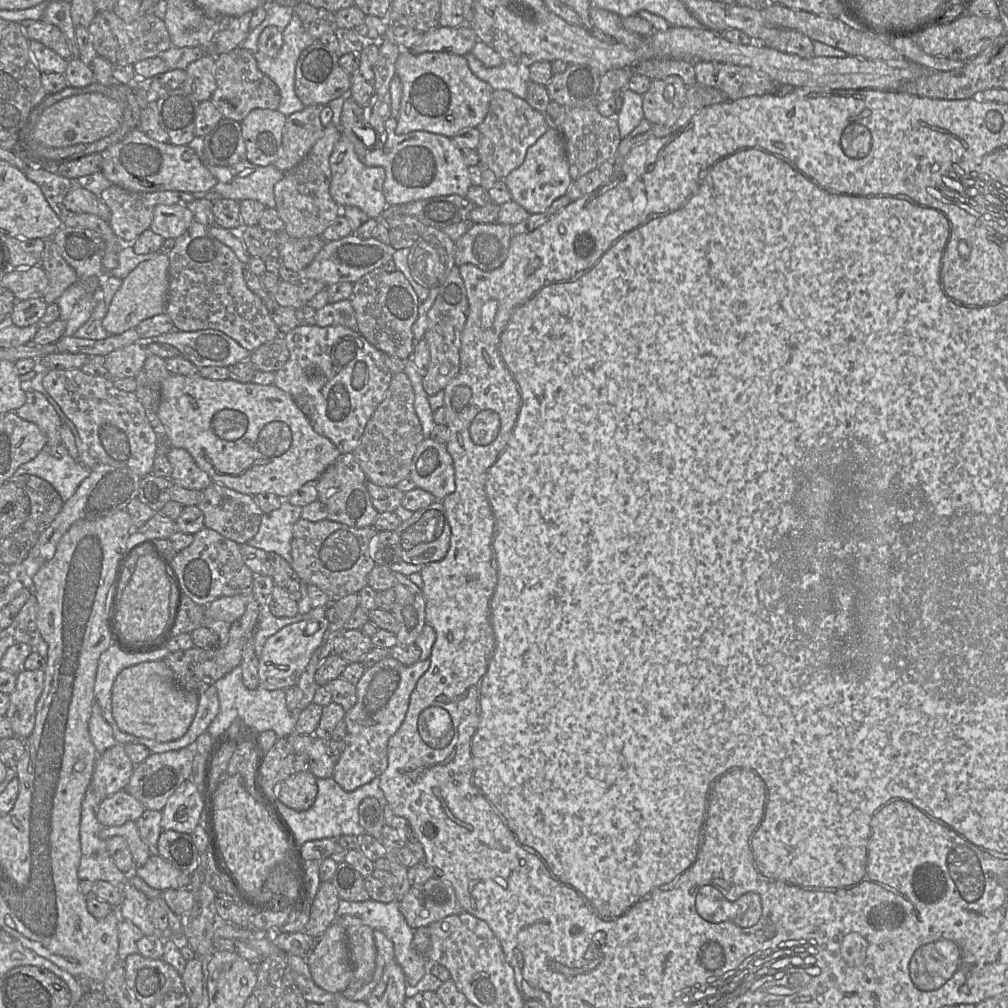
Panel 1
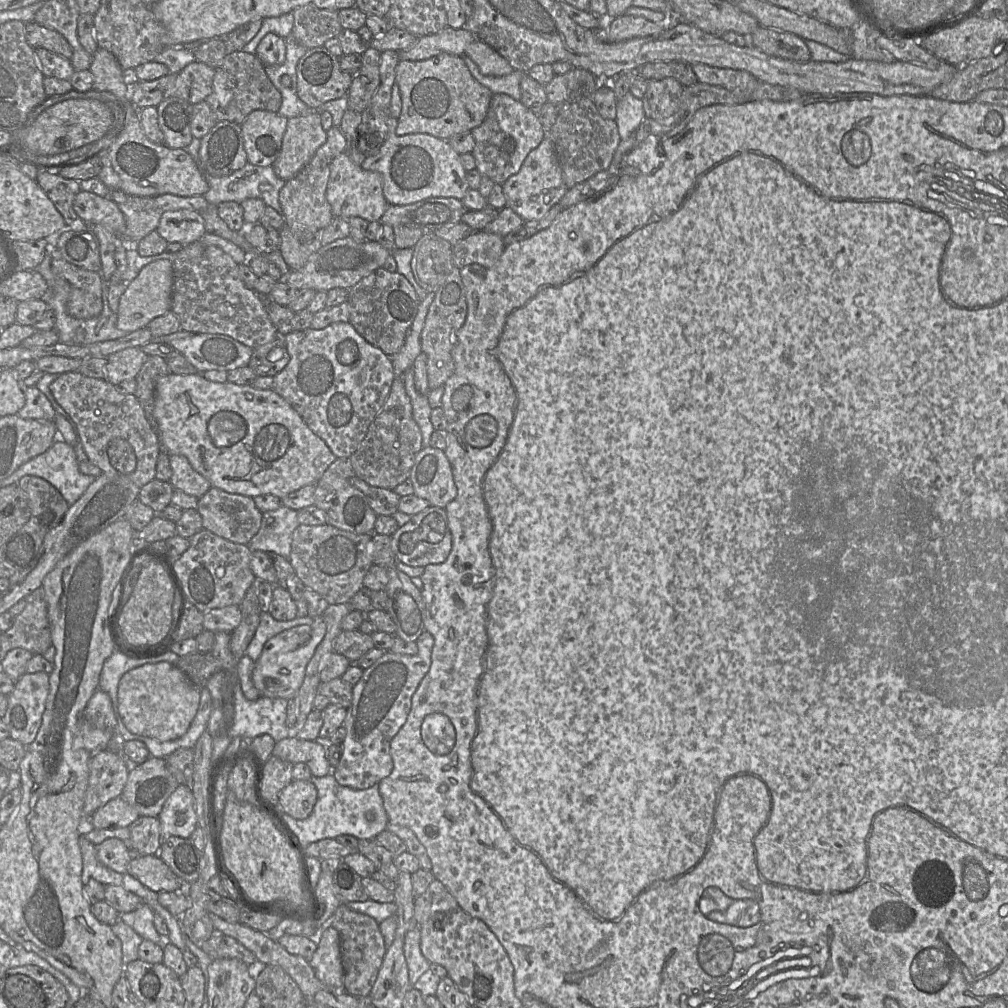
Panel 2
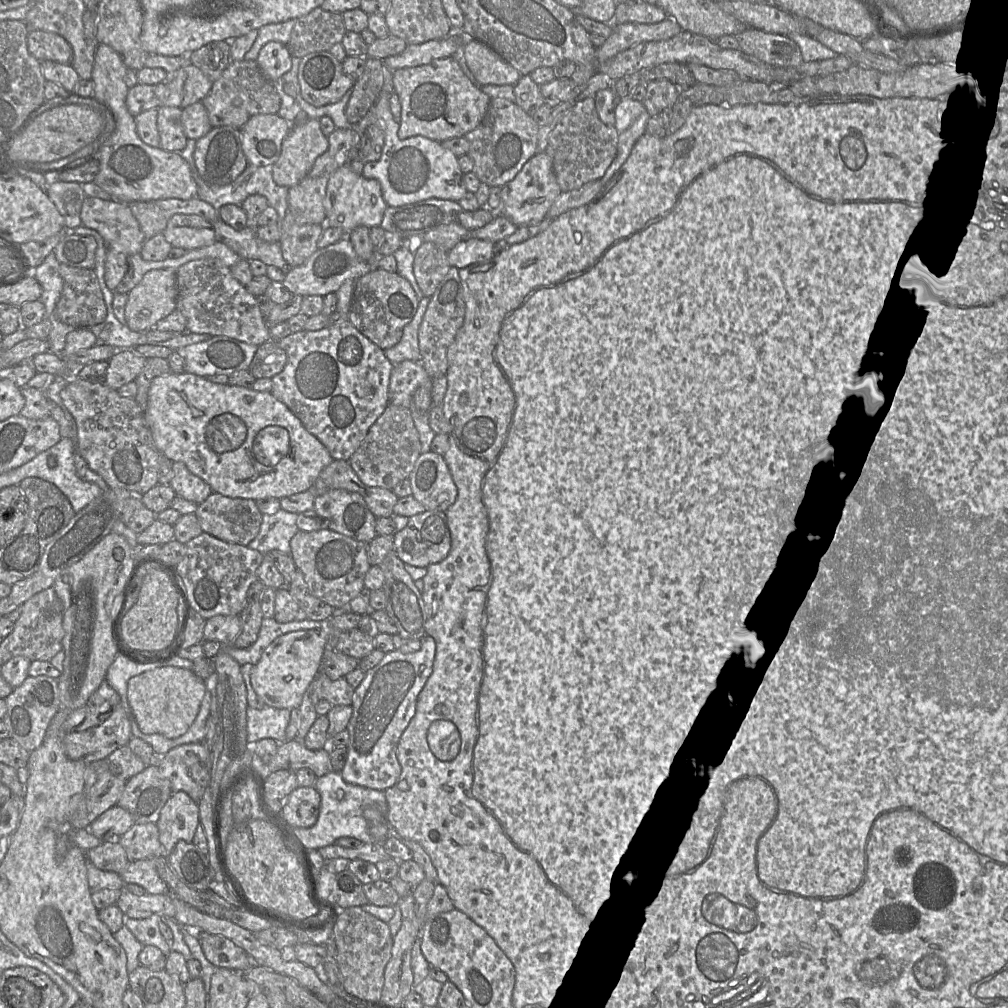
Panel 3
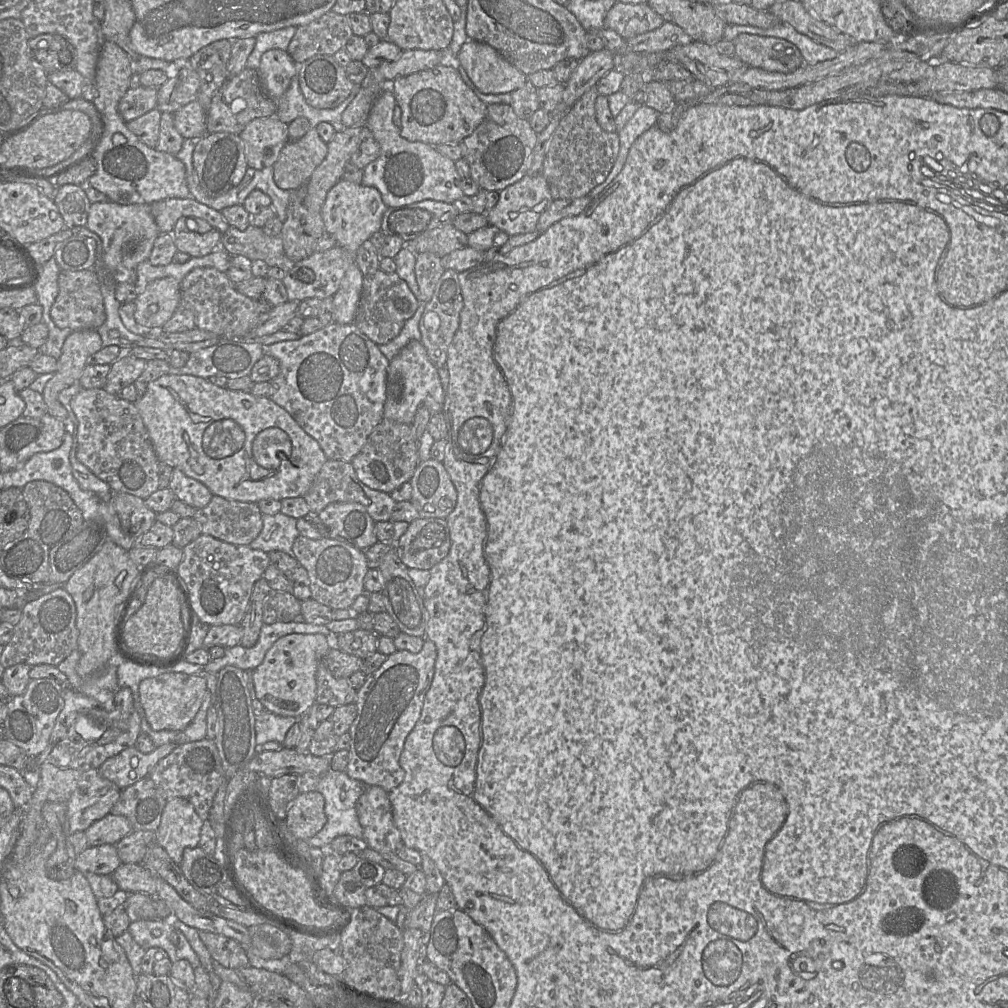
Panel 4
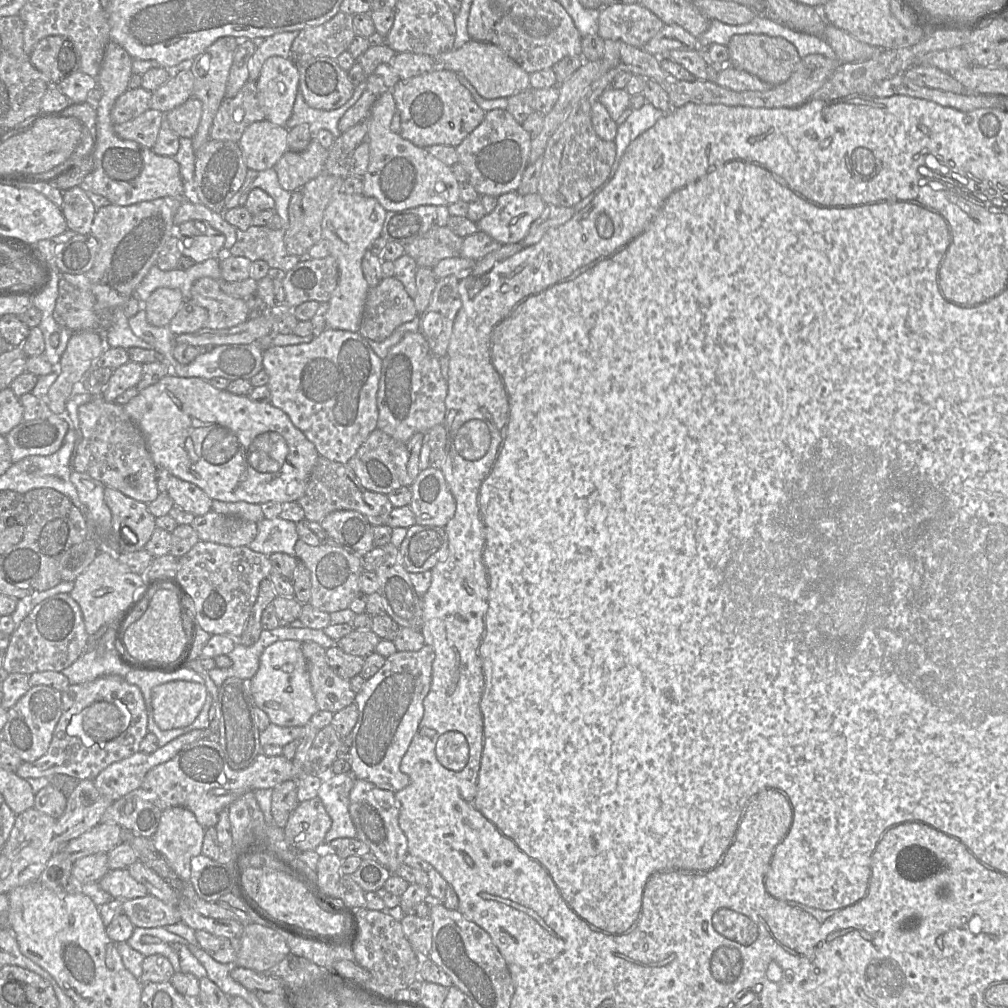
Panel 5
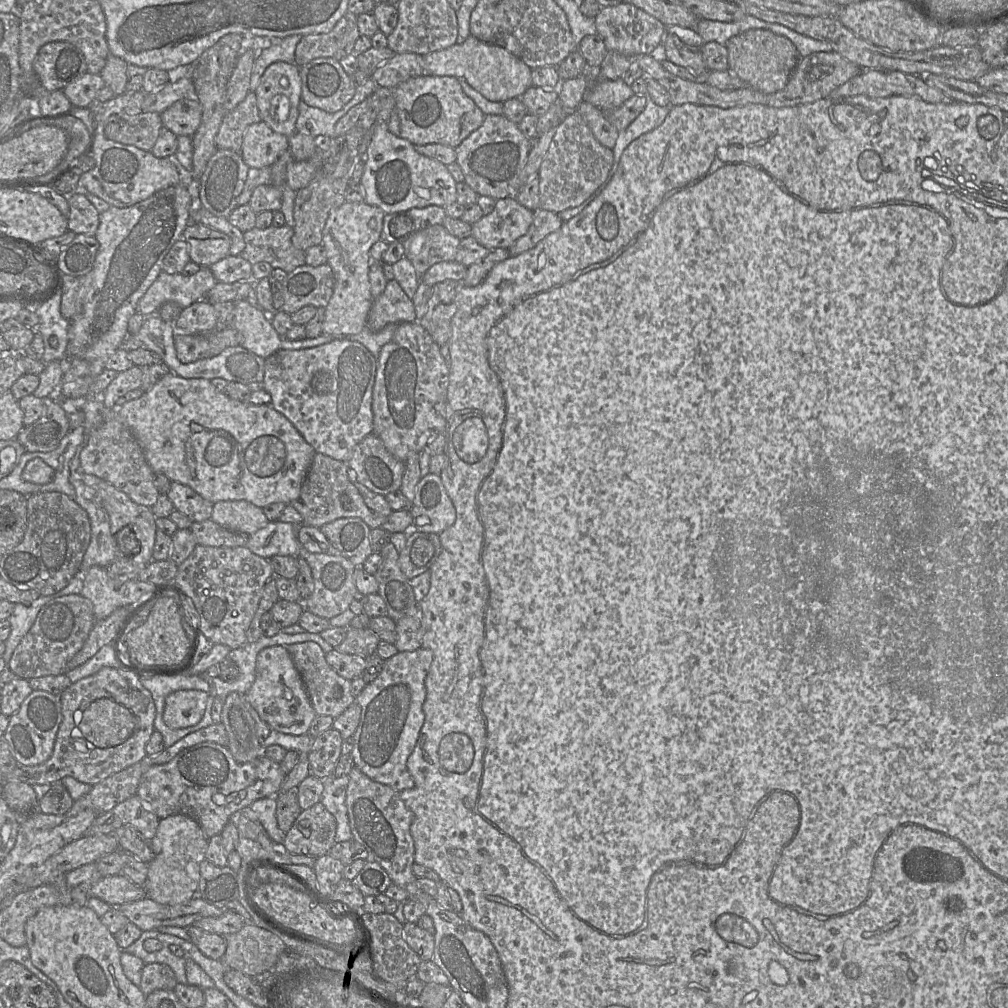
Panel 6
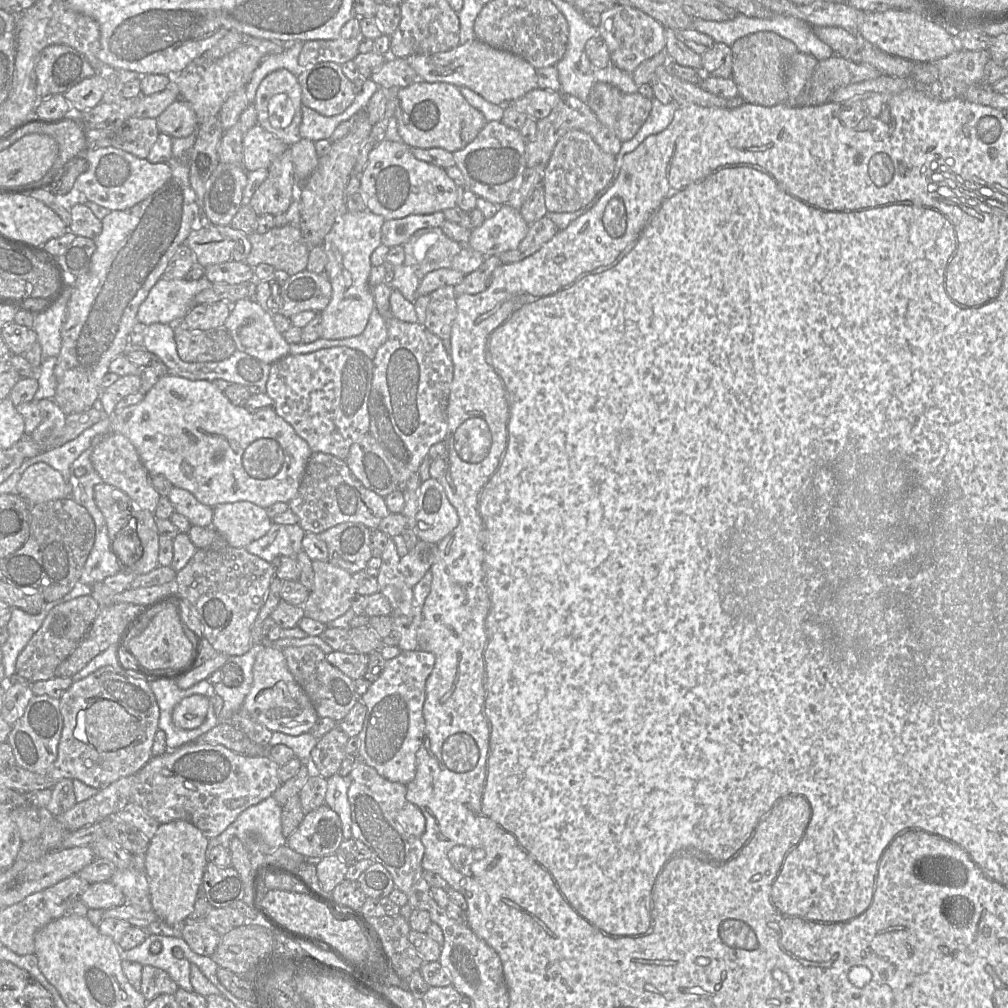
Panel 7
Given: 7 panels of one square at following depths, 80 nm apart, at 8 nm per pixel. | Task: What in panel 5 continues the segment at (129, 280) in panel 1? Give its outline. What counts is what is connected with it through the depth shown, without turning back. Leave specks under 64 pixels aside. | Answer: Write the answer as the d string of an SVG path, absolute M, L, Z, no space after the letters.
M157 288L142 304L146 319L152 326L168 326L184 303L181 291L172 288Z

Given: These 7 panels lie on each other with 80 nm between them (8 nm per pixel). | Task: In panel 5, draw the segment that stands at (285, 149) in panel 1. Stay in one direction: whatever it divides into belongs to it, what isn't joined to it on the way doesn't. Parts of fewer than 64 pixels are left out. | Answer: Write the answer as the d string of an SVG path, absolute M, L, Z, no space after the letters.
M315 137L303 151L287 150L274 166L280 185L289 192L299 189L324 170L327 158L328 150Z

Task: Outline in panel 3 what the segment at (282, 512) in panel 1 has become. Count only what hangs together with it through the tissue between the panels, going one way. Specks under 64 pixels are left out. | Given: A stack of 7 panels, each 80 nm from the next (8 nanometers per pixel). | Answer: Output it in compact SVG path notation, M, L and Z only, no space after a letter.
M282 508L275 514L263 514L259 533L247 546L263 554L270 551L291 554L290 541L299 531L297 516Z

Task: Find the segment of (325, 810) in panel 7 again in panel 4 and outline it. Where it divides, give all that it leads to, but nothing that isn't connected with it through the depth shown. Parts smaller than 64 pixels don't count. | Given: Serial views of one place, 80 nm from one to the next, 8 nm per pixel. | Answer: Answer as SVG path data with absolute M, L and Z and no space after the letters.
M317 791L300 793L287 810L285 825L289 832L299 840L314 837L326 824L325 800Z

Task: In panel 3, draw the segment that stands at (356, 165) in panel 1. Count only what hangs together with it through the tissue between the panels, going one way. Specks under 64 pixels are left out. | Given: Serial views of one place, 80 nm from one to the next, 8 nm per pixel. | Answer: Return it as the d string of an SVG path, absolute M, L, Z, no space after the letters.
M343 165L331 175L328 181L324 199L325 226L340 228L348 237L350 232L358 226L368 228L380 226L387 207L378 180L365 178Z

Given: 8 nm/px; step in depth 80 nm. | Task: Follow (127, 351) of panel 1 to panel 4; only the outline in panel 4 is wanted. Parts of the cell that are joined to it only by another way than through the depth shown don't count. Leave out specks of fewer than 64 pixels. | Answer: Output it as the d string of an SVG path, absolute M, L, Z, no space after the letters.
M123 352L123 355L111 364L103 389L109 394L116 395L126 386L133 384L145 367L146 360Z

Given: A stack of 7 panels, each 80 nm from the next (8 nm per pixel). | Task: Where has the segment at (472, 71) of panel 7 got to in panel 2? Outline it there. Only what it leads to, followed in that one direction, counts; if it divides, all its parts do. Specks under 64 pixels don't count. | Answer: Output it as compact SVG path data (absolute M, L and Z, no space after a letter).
M475 39L465 51L478 66L482 74L487 76L505 76L514 71L510 63L491 46Z

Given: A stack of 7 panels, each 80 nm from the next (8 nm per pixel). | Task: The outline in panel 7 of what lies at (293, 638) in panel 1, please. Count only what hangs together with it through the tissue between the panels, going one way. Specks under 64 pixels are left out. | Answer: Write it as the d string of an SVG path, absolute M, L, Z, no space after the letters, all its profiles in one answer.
M271 646L264 647L256 656L253 683L242 709L270 731L290 736L309 732L319 718L309 697L289 671L282 650Z

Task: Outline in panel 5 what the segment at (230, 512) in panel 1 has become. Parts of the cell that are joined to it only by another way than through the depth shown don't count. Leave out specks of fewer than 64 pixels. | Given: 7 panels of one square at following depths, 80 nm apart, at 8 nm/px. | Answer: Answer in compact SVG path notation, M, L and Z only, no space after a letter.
M210 510L190 524L202 541L232 547L248 546L258 532L257 523Z

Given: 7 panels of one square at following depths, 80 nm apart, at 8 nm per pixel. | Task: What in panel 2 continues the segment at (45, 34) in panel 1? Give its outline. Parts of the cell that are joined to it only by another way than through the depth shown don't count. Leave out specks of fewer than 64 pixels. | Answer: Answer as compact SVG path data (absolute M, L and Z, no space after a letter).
M36 22L25 24L27 43L34 49L44 48L52 53L71 60L73 50L69 42L59 32L46 28Z

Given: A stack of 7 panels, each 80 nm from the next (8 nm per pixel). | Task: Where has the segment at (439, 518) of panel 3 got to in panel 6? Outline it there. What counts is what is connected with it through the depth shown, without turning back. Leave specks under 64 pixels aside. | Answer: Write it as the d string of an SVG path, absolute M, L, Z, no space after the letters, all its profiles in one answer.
M410 530L406 545L399 553L399 566L412 579L429 571L441 550L439 534Z

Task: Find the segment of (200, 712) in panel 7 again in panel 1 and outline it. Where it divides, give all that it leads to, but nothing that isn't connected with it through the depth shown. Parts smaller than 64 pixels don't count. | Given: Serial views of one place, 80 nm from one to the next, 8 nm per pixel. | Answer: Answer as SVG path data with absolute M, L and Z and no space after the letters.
M164 660L142 662L123 669L112 686L112 715L125 733L169 742L180 739L188 731L197 711L196 694L181 689Z

